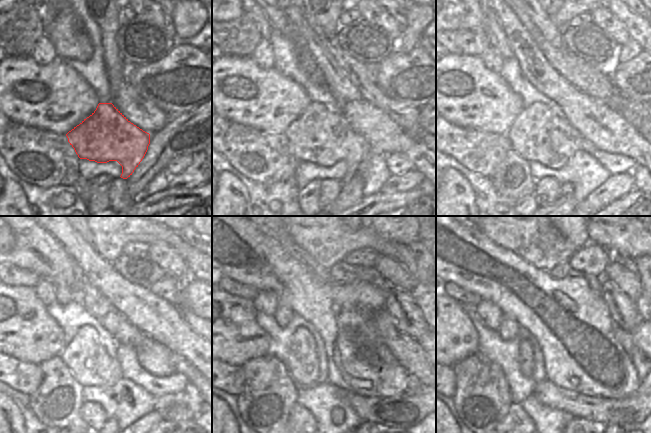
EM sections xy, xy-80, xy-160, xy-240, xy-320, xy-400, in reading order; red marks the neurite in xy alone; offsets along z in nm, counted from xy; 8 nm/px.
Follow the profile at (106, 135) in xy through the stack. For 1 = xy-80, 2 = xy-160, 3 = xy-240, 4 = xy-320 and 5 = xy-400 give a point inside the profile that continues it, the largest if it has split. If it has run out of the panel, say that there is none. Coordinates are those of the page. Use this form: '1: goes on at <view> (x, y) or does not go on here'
1: goes on at xy-80 (321, 136)
2: goes on at xy-160 (537, 134)
3: goes on at xy-240 (86, 357)
4: goes on at xy-320 (303, 363)
5: goes on at xy-400 (525, 353)

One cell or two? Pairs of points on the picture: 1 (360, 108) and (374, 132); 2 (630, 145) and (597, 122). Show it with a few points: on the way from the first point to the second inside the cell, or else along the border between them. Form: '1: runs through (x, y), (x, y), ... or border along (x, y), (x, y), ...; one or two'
1: runs through (361, 114), (373, 126); one
2: runs through (622, 138), (605, 129); one

